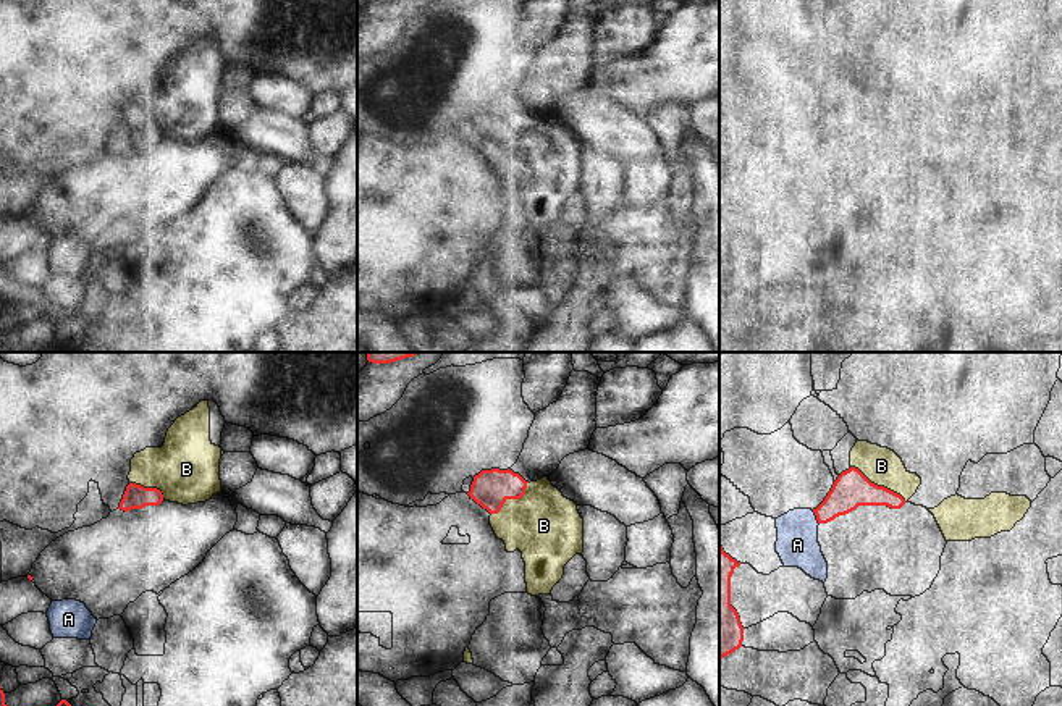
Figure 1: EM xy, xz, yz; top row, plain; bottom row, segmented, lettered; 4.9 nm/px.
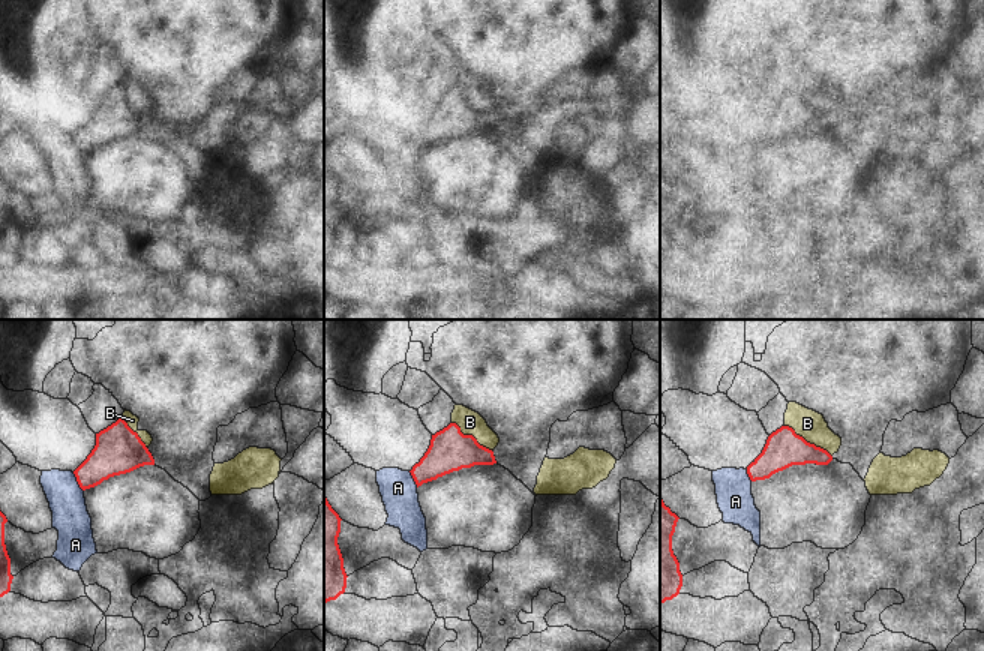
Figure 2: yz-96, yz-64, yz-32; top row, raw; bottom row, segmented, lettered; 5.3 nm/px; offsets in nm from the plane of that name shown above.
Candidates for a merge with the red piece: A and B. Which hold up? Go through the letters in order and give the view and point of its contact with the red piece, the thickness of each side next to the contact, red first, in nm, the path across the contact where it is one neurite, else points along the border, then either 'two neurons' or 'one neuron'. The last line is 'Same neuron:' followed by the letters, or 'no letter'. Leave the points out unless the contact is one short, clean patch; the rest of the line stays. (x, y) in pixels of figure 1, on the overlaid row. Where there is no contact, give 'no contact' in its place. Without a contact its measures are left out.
A: meets red in yz at (817, 517); 180 nm thick on the red side, 220 nm on the other; two neurons
B: meets red in yz at (876, 485); 180 nm thick on the red side, 190 nm on the other; border along yz (851, 466), (857, 467), (872, 482), (896, 491), (906, 501); two neurons
Same neuron: no letter

